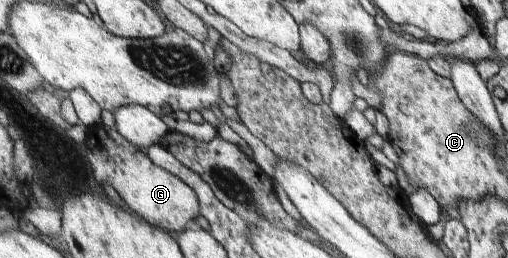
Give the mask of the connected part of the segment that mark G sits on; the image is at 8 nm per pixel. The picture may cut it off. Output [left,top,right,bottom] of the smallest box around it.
[87,125,200,233]

